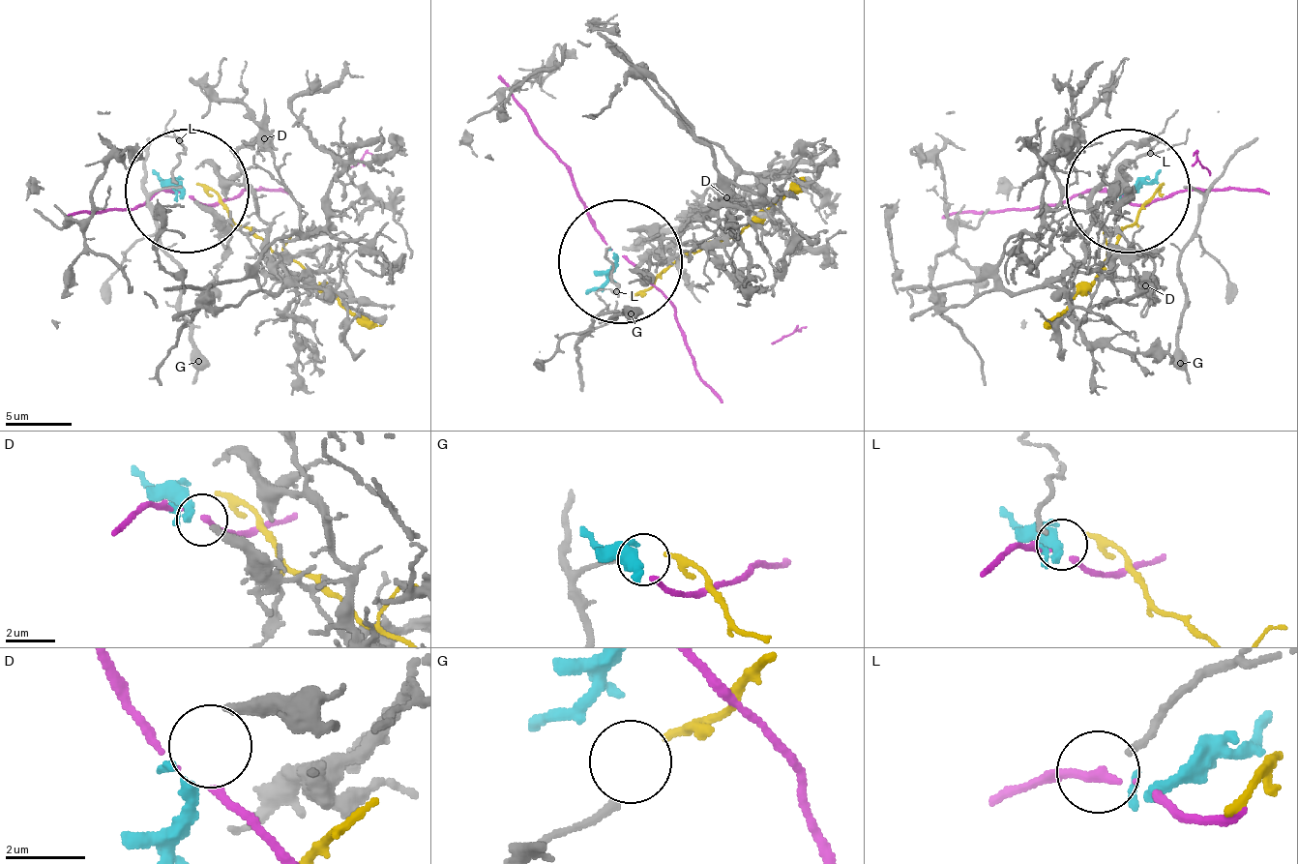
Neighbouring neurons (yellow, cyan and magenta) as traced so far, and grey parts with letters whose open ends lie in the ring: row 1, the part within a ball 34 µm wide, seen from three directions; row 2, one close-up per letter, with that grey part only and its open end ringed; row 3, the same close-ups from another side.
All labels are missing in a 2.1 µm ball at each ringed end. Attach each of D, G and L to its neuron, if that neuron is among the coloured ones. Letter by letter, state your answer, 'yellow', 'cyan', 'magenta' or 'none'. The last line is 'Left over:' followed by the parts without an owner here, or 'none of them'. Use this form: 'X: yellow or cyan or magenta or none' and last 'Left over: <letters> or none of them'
D: cyan
G: yellow
L: none
Left over: L

